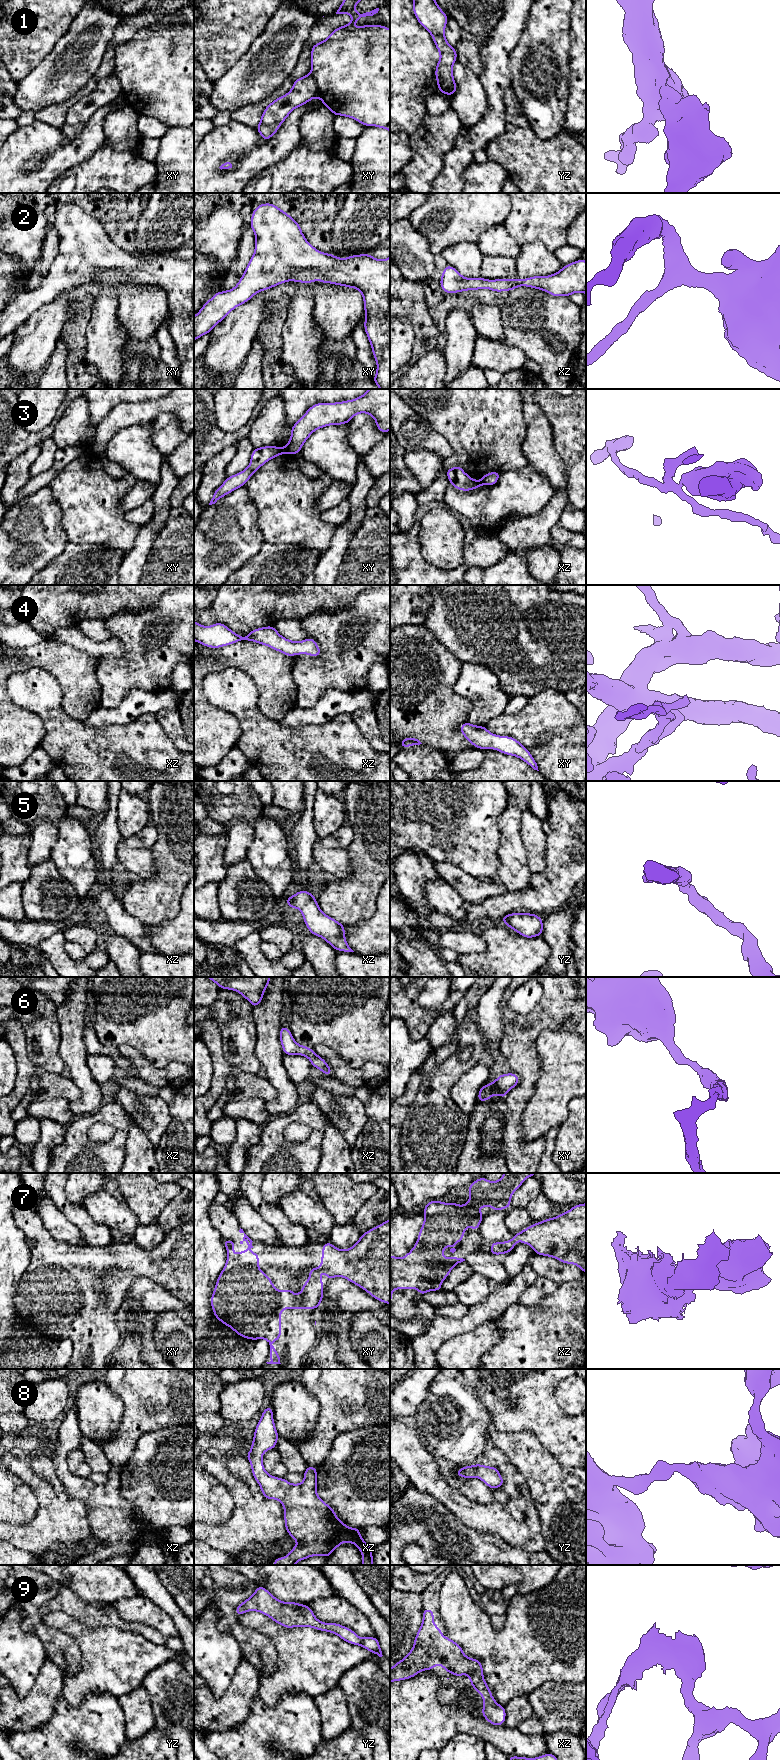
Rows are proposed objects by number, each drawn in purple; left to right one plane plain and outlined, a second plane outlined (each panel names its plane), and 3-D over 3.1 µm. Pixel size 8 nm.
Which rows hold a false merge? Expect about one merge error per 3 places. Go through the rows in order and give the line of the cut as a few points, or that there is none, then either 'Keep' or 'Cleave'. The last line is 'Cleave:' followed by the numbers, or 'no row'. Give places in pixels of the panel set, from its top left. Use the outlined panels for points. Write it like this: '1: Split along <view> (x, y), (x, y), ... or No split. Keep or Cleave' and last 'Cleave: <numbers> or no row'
1: Split along xy (310, 73), (316, 83), (318, 96). Cleave
2: No split. Keep
3: Split along xy (283, 447), (287, 452). Cleave
4: No split. Keep
5: No split. Keep
6: No split. Keep
7: No split. Keep
8: No split. Keep
9: No split. Keep
Cleave: 1, 3

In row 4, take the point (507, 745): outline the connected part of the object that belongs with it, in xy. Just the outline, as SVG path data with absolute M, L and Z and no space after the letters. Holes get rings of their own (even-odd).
M469 722L462 724L459 730L477 749L494 749L503 754L518 757L534 770L539 771L531 753L517 739L493 734L487 730L486 726L472 725Z

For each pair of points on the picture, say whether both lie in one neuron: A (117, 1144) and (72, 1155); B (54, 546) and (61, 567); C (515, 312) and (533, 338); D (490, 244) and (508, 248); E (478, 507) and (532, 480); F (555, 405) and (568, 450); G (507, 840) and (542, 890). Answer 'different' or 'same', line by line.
A: same
B: different
C: same
D: same
E: same
F: same
G: different

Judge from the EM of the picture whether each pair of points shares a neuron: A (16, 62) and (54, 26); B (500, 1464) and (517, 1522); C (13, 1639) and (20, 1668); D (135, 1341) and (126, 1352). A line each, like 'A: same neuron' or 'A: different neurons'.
A: same neuron
B: same neuron
C: same neuron
D: same neuron

